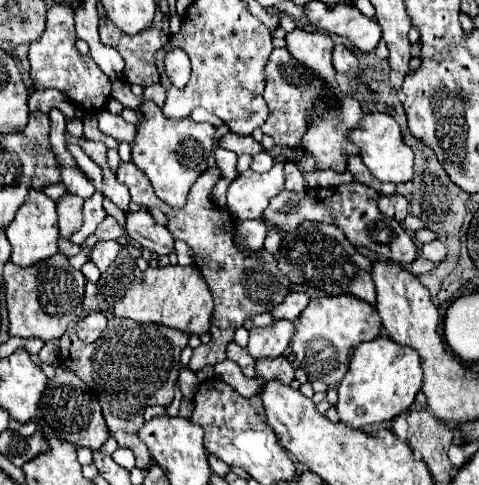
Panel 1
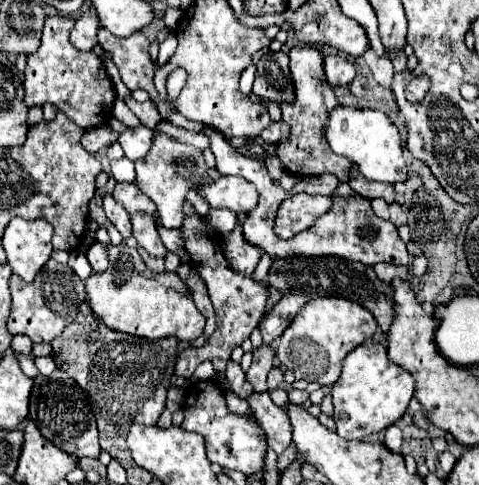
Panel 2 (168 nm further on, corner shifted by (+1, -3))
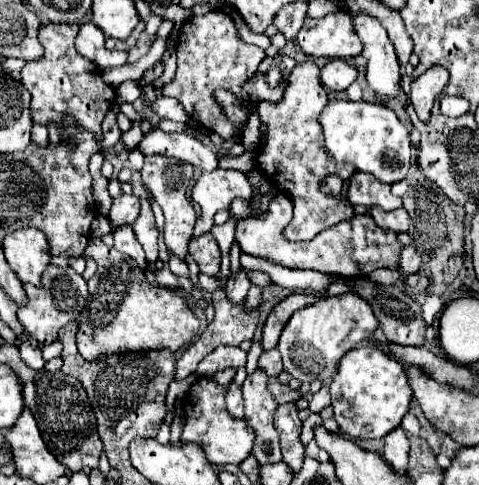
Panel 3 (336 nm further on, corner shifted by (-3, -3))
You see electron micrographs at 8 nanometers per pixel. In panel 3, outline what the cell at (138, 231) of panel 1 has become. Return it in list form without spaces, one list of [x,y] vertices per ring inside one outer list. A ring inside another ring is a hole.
[[[140,199],[140,203],[142,203],[142,209],[140,209],[140,215],[138,215],[136,223],[132,225],[132,229],[136,233],[136,239],[140,241],[140,245],[146,251],[146,259],[150,263],[154,263],[158,259],[158,229],[154,223],[150,203],[146,199]]]

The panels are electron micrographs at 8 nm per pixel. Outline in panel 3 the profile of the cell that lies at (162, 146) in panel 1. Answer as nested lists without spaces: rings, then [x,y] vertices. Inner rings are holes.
[[[146,155],[144,167],[142,167],[142,181],[150,189],[150,193],[154,195],[156,203],[164,211],[166,225],[164,225],[162,235],[164,235],[168,251],[178,259],[186,257],[188,241],[192,239],[192,231],[194,231],[194,225],[196,225],[196,219],[198,219],[194,207],[186,199],[186,191],[188,191],[188,185],[192,181],[192,177],[194,177],[194,167],[188,165],[188,163],[182,163],[178,159],[170,159],[170,157],[164,157],[164,155]]]

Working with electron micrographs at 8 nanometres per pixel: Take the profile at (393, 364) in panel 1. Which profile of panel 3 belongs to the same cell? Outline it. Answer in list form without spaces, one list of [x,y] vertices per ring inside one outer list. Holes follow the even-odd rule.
[[[366,343],[348,351],[340,359],[338,371],[330,383],[330,393],[334,419],[340,431],[358,441],[380,439],[396,429],[412,401],[412,389],[408,385],[404,367],[398,361],[386,357],[380,349]]]

